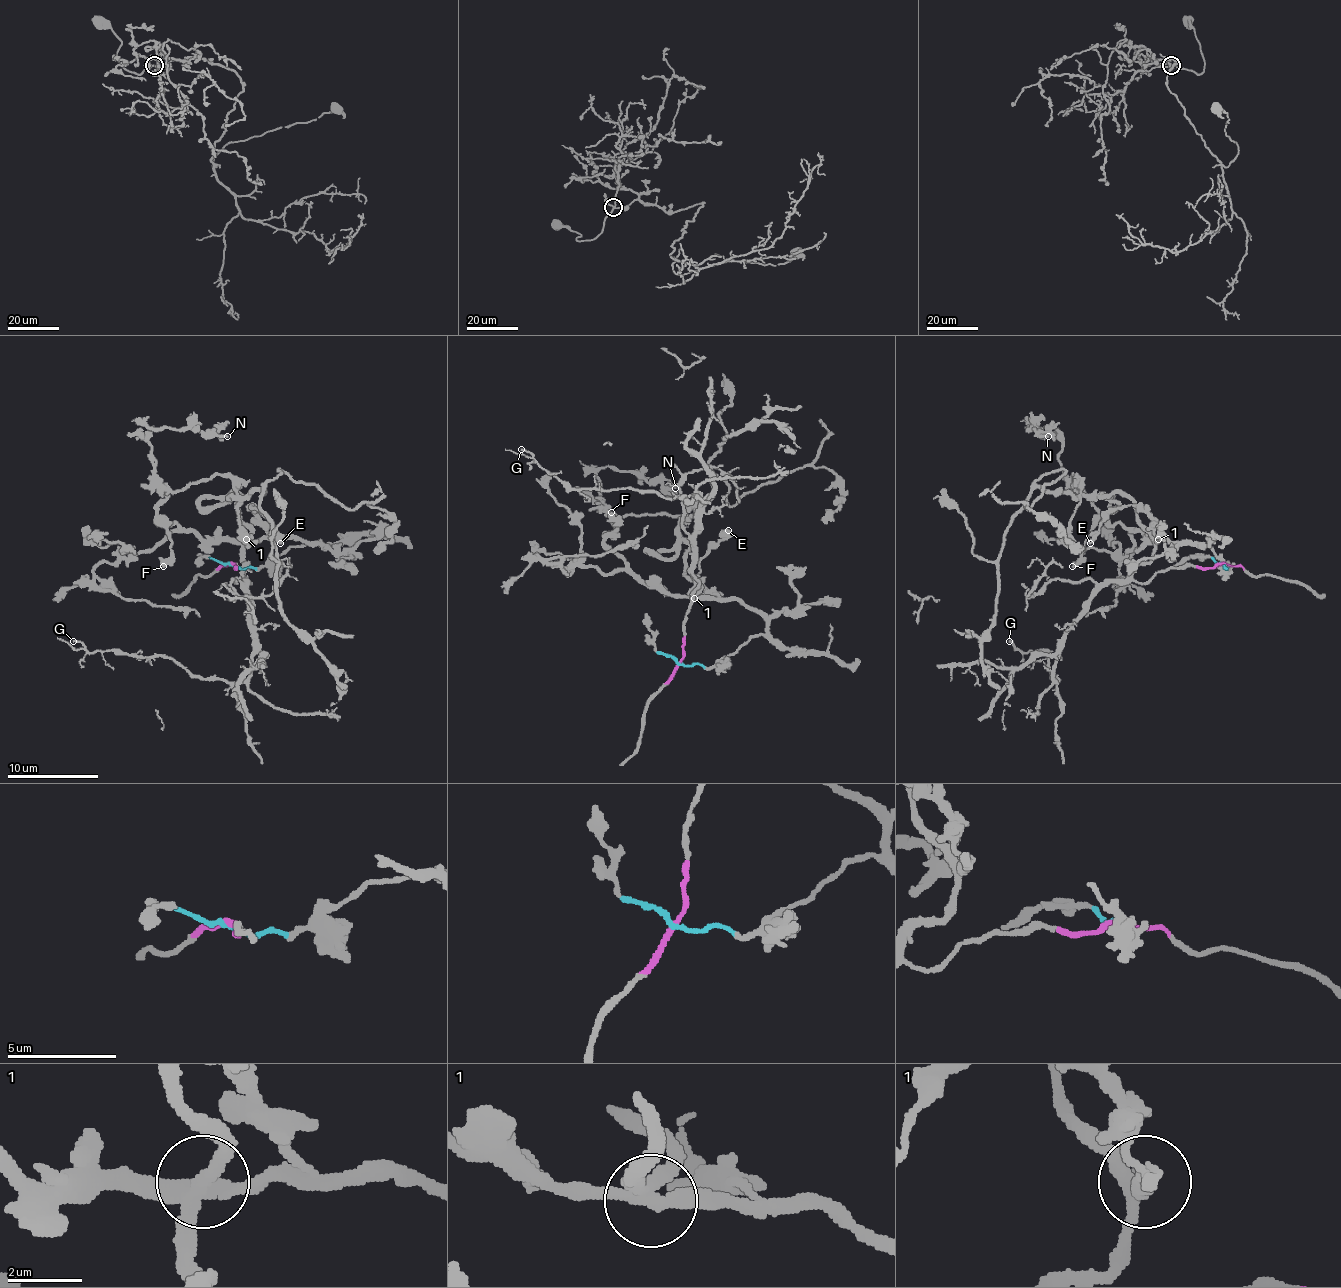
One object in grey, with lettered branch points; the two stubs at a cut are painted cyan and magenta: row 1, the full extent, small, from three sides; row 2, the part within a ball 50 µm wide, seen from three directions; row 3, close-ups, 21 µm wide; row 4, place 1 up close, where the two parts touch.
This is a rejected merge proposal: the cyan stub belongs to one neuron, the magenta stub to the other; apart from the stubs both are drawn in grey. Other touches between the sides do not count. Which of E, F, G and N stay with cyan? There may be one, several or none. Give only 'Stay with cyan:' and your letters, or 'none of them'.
Stay with cyan: E, F, N

